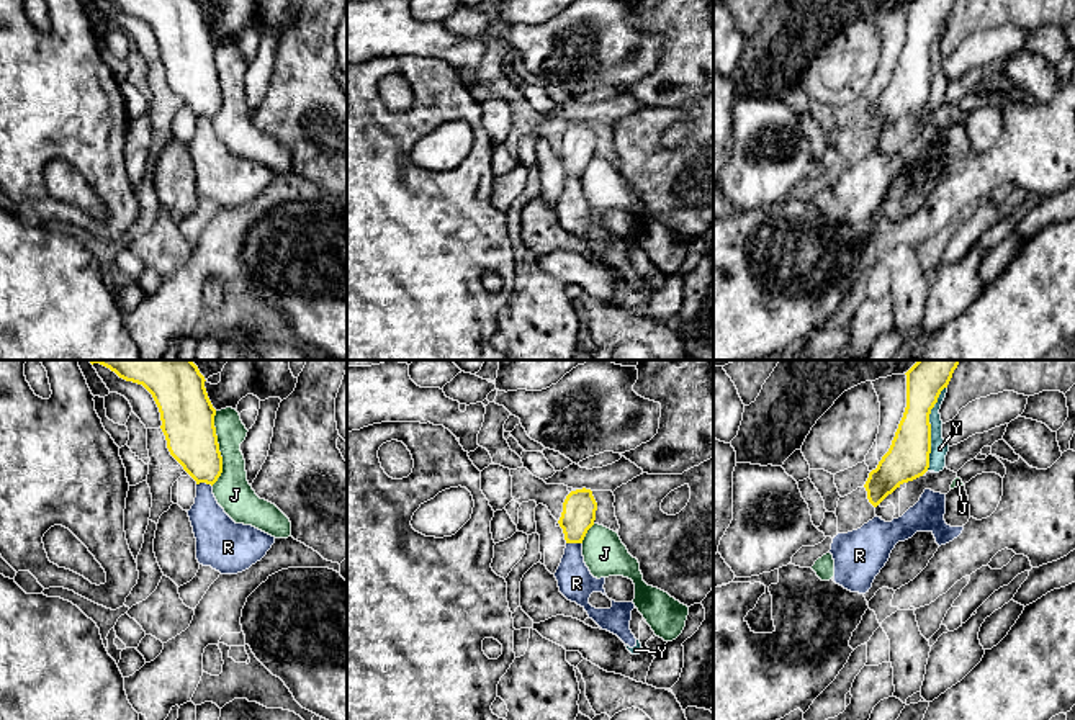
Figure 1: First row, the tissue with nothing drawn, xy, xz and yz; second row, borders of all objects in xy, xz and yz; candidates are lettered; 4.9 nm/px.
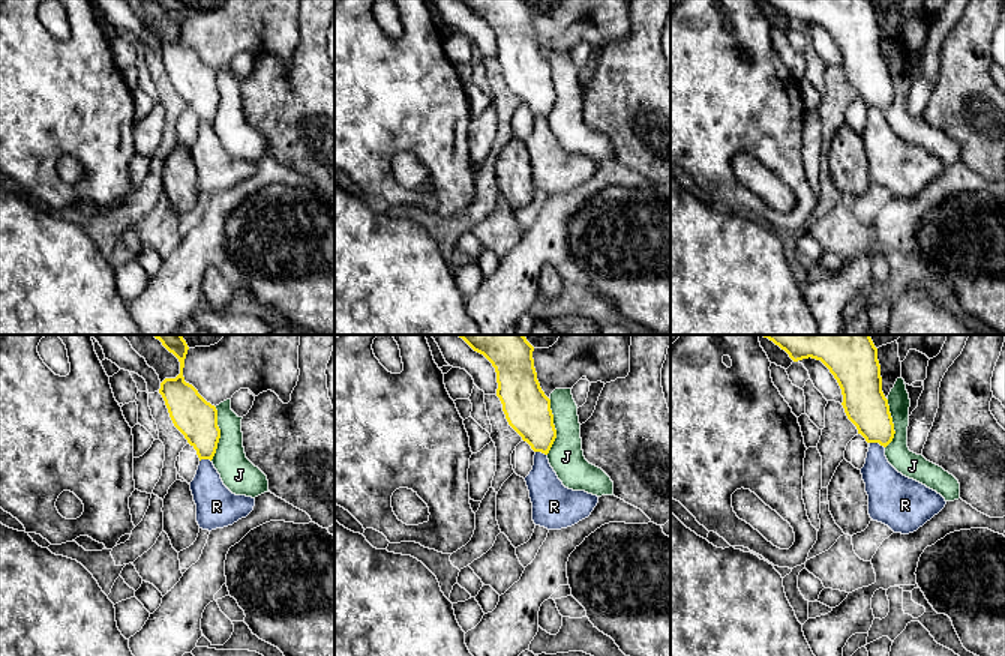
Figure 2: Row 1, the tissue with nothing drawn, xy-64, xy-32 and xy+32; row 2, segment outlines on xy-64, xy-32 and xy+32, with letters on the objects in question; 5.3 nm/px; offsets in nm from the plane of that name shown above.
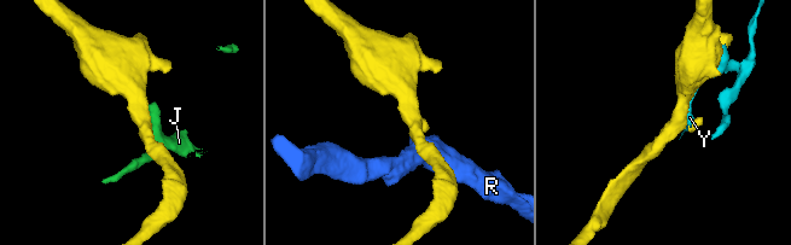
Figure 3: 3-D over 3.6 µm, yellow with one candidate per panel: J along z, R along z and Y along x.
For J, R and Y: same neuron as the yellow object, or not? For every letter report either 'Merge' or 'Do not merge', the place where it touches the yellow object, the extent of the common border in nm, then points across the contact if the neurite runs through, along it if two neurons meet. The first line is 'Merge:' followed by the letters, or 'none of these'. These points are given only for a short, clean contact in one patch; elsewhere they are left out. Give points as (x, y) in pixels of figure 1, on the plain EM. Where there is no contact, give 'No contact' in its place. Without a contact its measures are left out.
Merge: none of these
J: Do not merge. Touches yellow at xy (218, 82). Shared border 360 nm
R: Do not merge. Touches yellow at xy (205, 115). Shared border 80 nm
Y: Do not merge. Touches yellow at yz (930, 62). Shared border 420 nm

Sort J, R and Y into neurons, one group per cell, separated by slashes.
J / R Y

